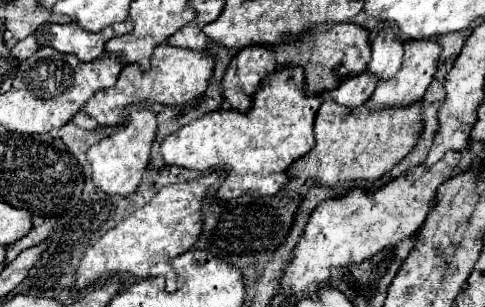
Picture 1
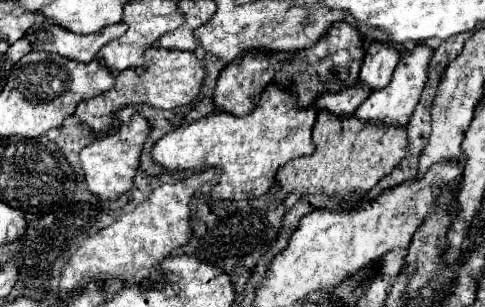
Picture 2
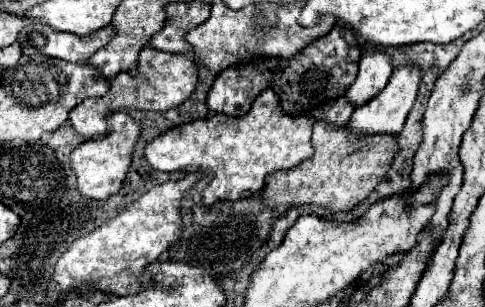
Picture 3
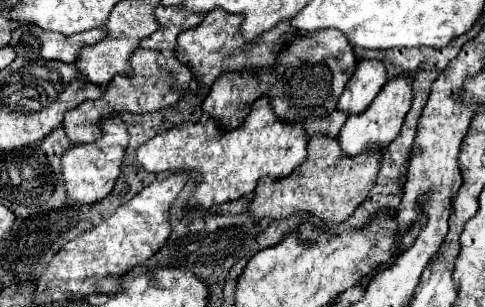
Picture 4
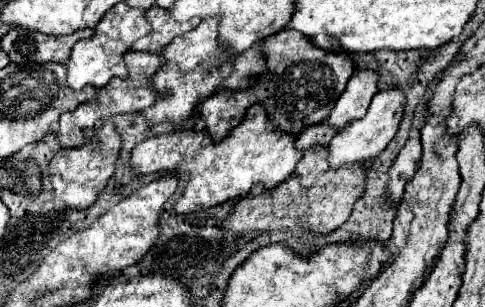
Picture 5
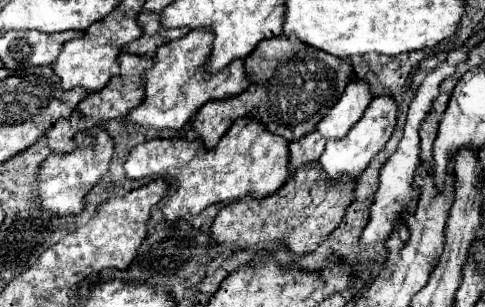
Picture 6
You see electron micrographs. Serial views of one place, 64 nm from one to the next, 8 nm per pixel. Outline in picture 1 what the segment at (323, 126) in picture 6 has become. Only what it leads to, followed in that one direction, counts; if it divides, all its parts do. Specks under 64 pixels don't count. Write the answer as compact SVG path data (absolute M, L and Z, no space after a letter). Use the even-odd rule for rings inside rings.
M382 32L372 40L372 58L366 66L370 76L378 80L390 80L402 64L402 42L394 32Z

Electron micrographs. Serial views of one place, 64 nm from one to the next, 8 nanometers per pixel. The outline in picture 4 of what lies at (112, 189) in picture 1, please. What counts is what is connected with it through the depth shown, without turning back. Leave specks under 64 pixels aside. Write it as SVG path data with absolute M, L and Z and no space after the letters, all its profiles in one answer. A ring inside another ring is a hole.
M114 116L114 118L102 120L100 130L102 130L102 136L96 142L72 146L60 158L66 194L76 204L94 204L94 202L102 200L104 196L108 196L114 188L114 180L120 174L120 164L124 158L124 150L128 146L126 126L118 116Z

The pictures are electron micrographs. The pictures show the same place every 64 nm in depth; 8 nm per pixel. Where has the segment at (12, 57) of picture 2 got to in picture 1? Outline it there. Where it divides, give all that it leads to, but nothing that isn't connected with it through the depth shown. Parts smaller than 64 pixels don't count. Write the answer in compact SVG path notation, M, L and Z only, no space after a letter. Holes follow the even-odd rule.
M28 36L24 40L18 40L18 44L12 48L12 56L16 56L18 60L26 60L28 56L32 56L38 50L38 42L34 36Z

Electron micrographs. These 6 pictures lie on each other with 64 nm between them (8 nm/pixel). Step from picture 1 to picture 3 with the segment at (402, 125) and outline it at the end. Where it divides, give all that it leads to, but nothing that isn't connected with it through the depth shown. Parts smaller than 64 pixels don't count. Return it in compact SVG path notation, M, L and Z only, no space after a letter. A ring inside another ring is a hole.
M316 122L312 134L314 156L304 160L286 172L276 172L266 178L266 188L260 192L260 198L266 206L300 206L300 204L318 204L326 210L342 210L348 212L358 206L368 194L376 188L382 176L388 172L392 156L396 154L396 138L394 136L368 136L358 144L350 144L346 140L348 130L330 128L328 124Z

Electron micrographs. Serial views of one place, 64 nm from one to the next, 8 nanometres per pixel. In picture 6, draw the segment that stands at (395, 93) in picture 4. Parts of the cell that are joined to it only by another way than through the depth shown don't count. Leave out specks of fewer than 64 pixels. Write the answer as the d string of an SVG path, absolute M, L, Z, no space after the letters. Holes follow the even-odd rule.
M378 96L370 102L360 122L356 122L350 132L342 140L330 140L320 156L320 166L328 178L328 182L338 184L344 176L358 180L360 174L368 168L368 162L384 148L384 144L390 140L392 130L396 126L396 104L390 96Z

